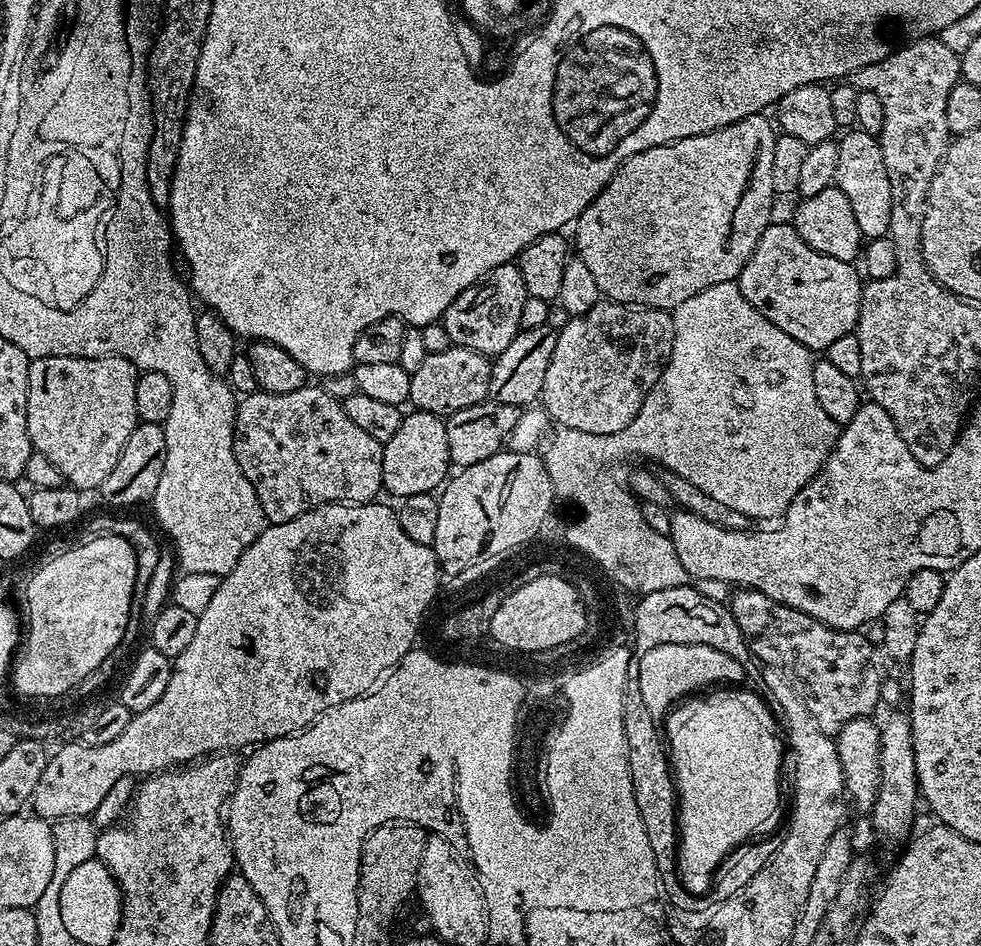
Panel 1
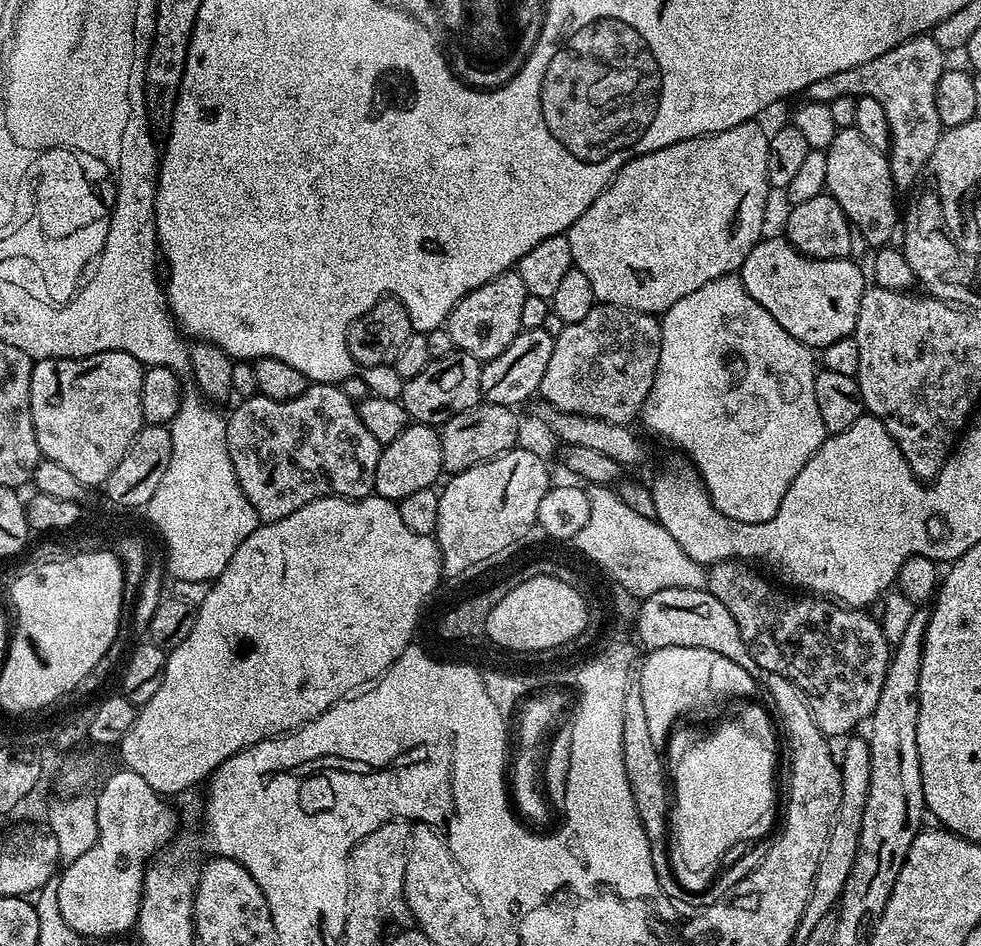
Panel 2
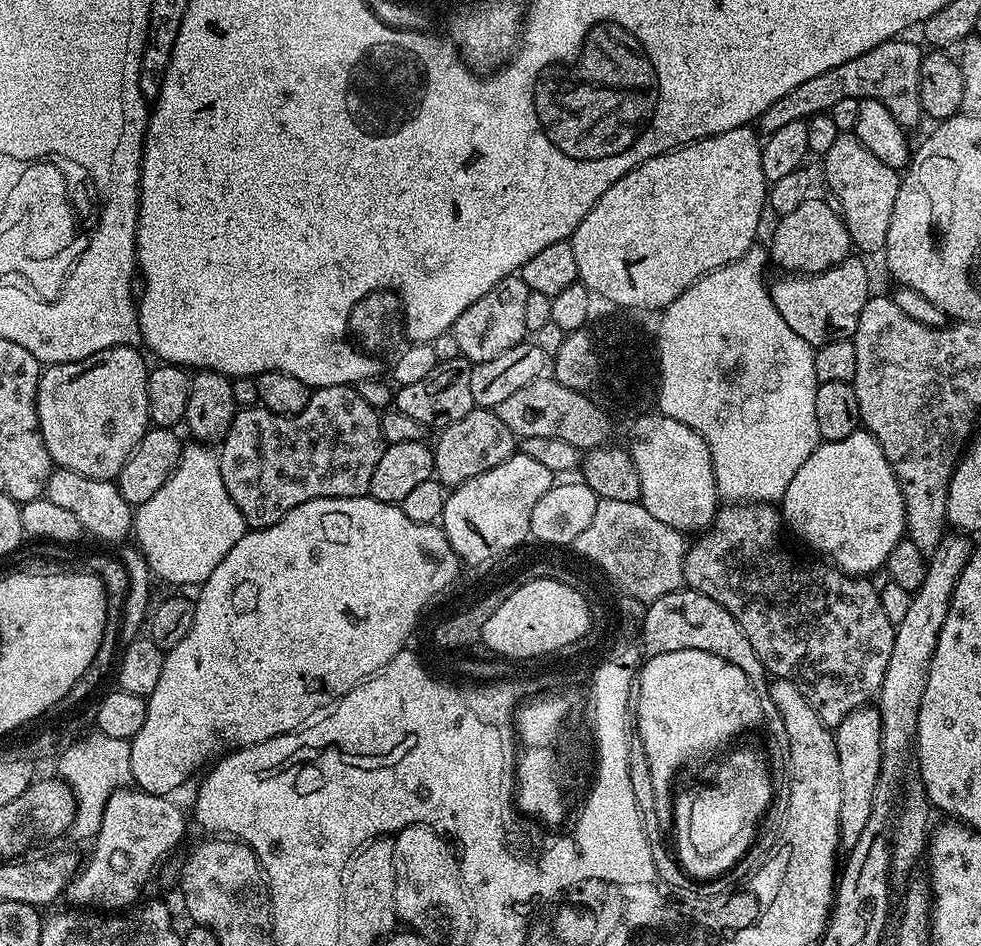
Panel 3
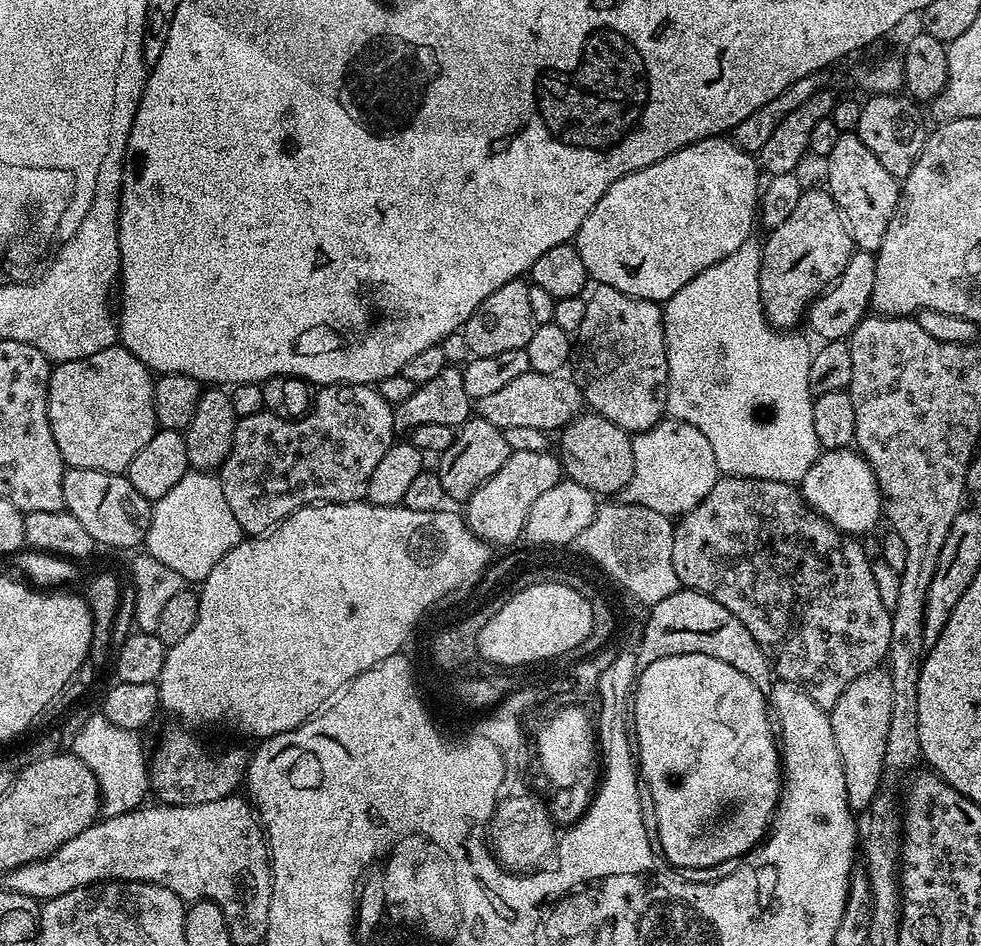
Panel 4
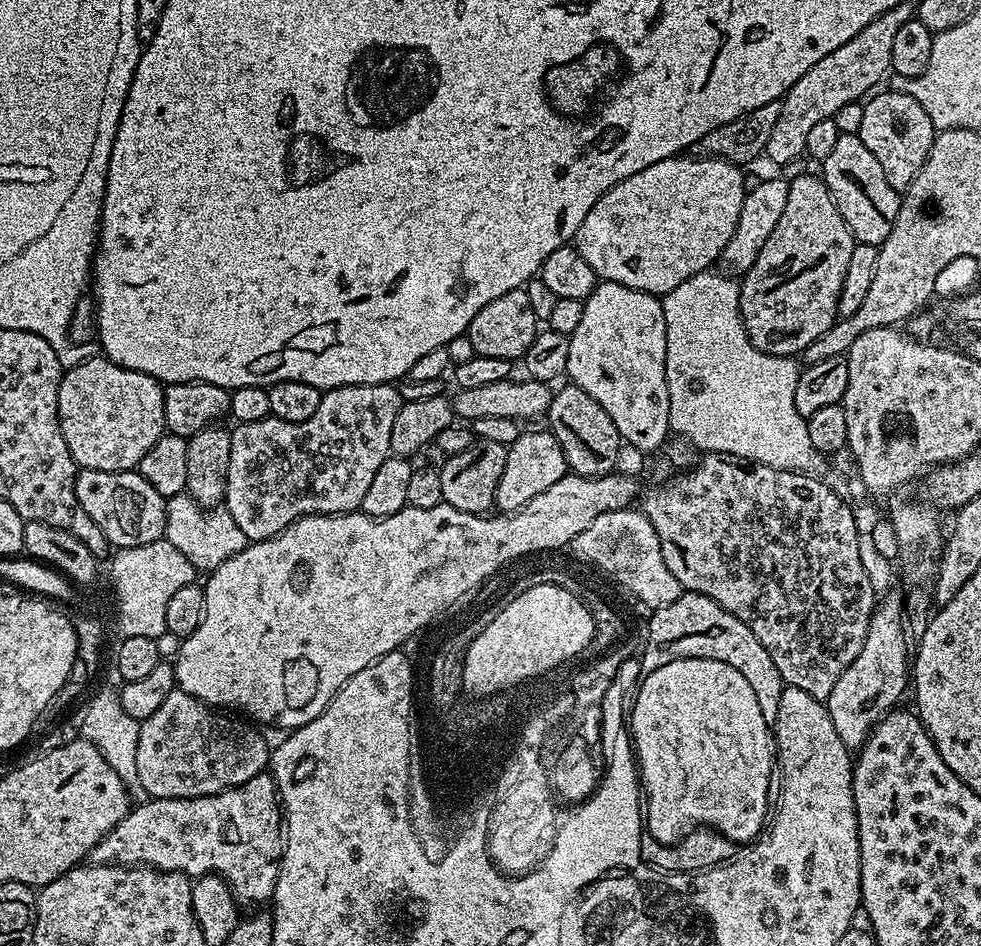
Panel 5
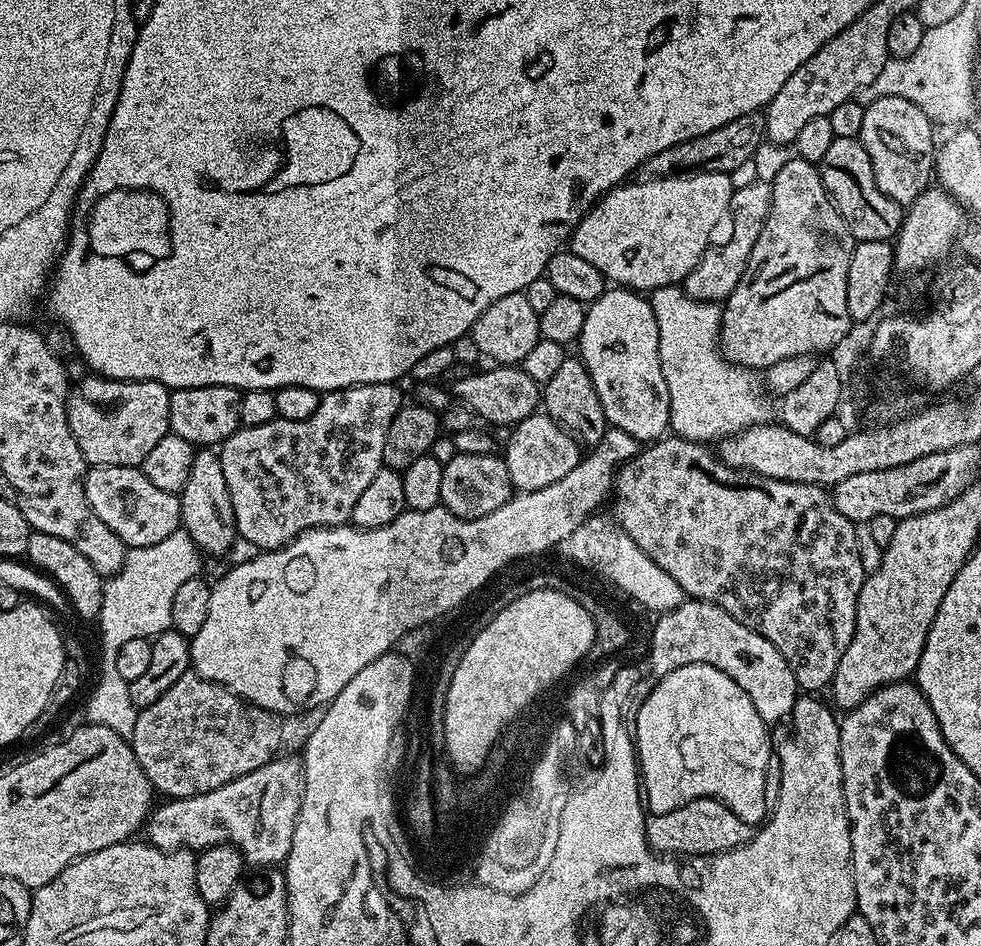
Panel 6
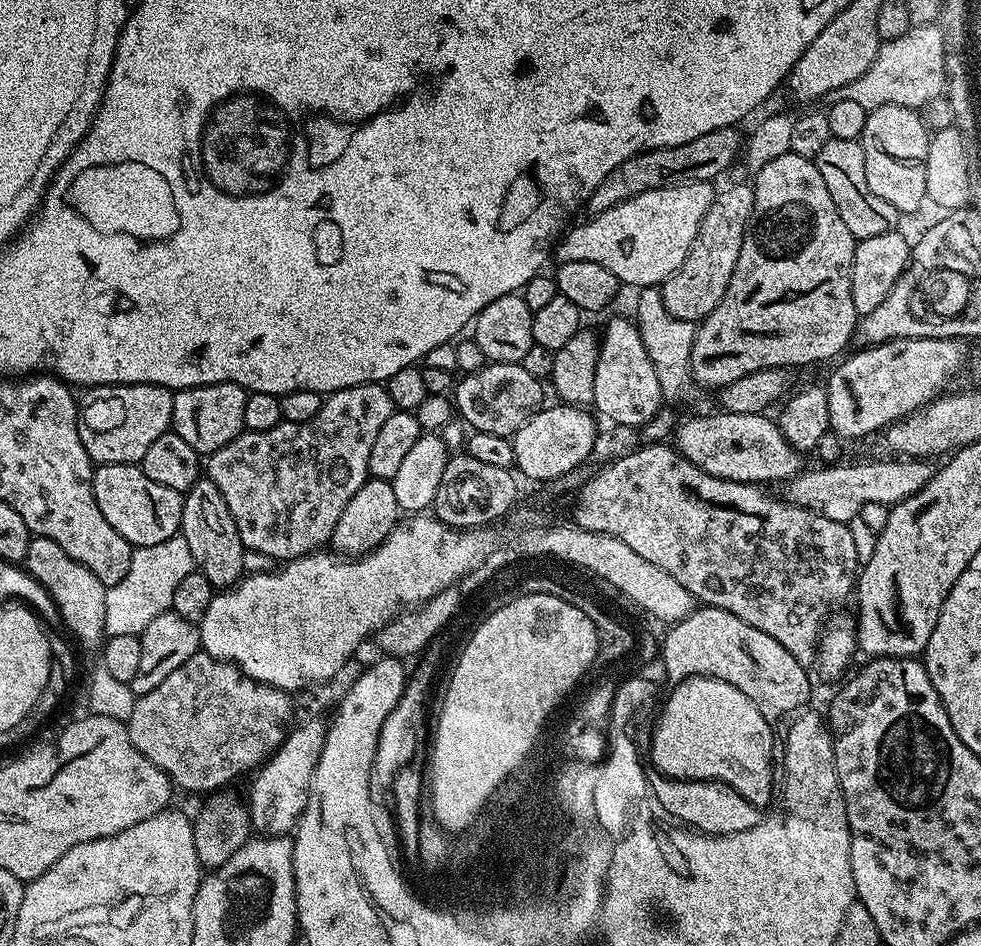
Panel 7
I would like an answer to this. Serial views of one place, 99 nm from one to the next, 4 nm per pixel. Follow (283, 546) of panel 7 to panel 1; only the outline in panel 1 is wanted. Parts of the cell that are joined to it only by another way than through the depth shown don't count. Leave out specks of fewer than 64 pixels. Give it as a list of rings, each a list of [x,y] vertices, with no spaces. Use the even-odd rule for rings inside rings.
[[[305,386],[290,394],[257,390],[243,397],[236,410],[232,445],[240,472],[246,474],[246,482],[254,486],[254,494],[258,494],[258,502],[268,524],[290,522],[290,518],[298,518],[298,514],[306,514],[319,504],[366,504],[375,501],[384,487],[384,445],[350,422],[343,403],[330,398],[330,394],[326,394],[320,386]]]

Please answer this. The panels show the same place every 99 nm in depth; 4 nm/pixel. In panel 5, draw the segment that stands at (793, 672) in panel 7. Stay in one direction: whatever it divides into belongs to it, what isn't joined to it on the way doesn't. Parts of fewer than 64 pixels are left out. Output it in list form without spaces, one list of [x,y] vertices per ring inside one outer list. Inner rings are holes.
[[[681,591],[671,605],[672,608],[663,608],[660,616],[655,616],[652,620],[652,632],[648,636],[642,673],[658,670],[658,666],[666,666],[666,662],[678,662],[686,658],[726,662],[726,666],[734,666],[734,670],[738,670],[738,674],[742,674],[742,678],[750,682],[750,687],[758,698],[758,706],[762,706],[764,713],[774,714],[786,685],[778,674],[778,666],[774,666],[770,654],[766,654],[766,646],[762,646],[762,642],[754,638],[754,630],[750,630],[746,622],[734,618],[734,614],[718,606],[718,602],[697,592]]]

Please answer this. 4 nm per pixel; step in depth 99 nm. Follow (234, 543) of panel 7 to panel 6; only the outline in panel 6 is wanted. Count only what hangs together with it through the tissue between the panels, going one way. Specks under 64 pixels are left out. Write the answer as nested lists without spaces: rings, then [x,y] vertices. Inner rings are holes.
[[[210,448],[197,449],[190,466],[190,477],[178,494],[180,497],[180,519],[183,531],[191,536],[196,547],[205,555],[225,557],[237,539],[232,495],[226,478],[223,477],[219,455]]]

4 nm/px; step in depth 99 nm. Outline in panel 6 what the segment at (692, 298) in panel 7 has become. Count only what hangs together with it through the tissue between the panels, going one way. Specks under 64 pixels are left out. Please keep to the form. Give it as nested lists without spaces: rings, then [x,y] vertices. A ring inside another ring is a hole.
[[[755,178],[749,179],[749,184],[744,184],[735,189],[728,203],[728,216],[732,220],[732,229],[728,232],[728,241],[725,244],[713,243],[708,251],[690,270],[690,274],[682,285],[684,293],[695,300],[711,300],[723,302],[738,286],[742,274],[746,270],[746,262],[750,262],[750,250],[754,250],[754,242],[758,242],[758,234],[762,234],[765,218],[770,214],[772,201],[771,183]]]

